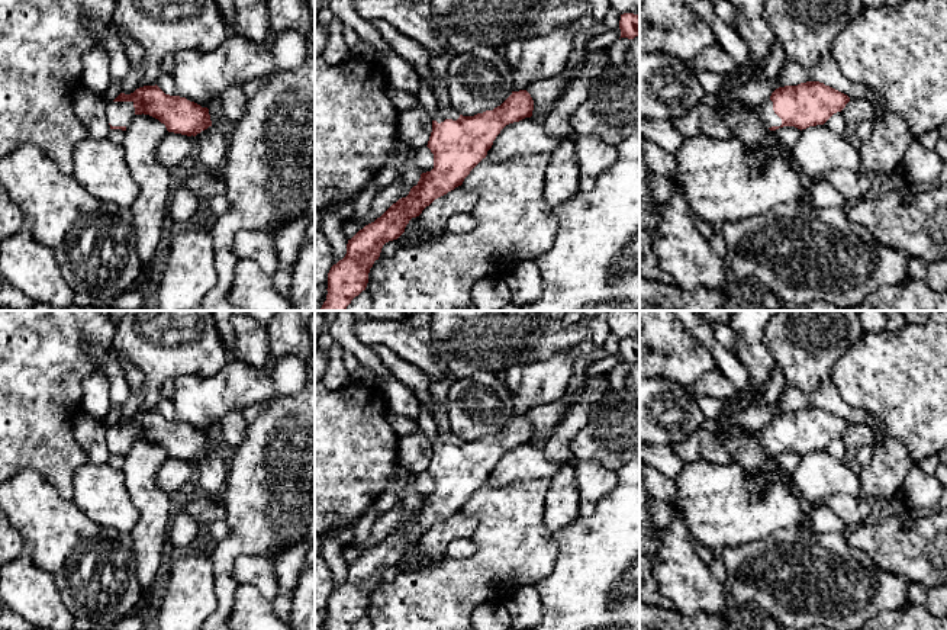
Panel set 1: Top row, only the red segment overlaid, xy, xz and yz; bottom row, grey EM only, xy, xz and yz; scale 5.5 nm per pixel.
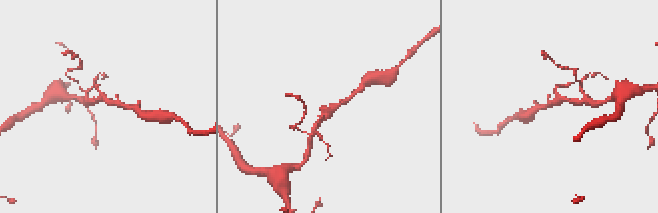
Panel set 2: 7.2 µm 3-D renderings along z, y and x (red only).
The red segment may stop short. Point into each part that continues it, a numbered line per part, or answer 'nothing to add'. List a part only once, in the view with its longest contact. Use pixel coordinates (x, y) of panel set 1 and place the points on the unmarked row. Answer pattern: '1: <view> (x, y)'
1: yz (764, 437)

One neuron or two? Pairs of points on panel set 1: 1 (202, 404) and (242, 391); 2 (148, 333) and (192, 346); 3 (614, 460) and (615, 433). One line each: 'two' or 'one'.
1: one
2: one
3: one

